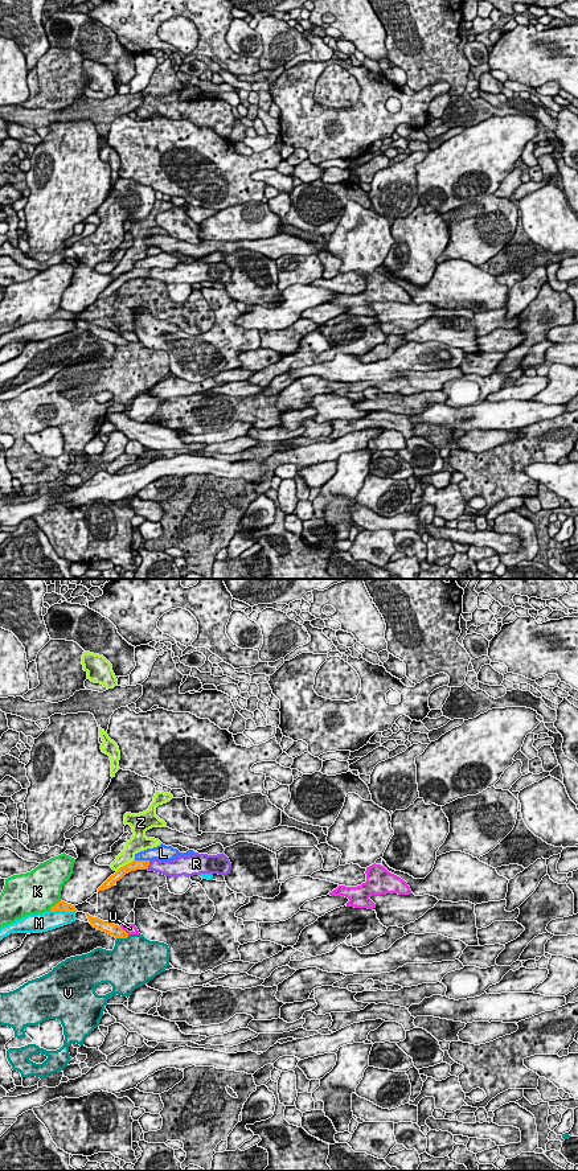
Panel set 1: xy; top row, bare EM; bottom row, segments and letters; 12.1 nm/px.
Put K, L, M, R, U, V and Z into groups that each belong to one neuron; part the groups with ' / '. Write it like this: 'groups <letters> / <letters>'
groups K / L / M / R / U / V Z

